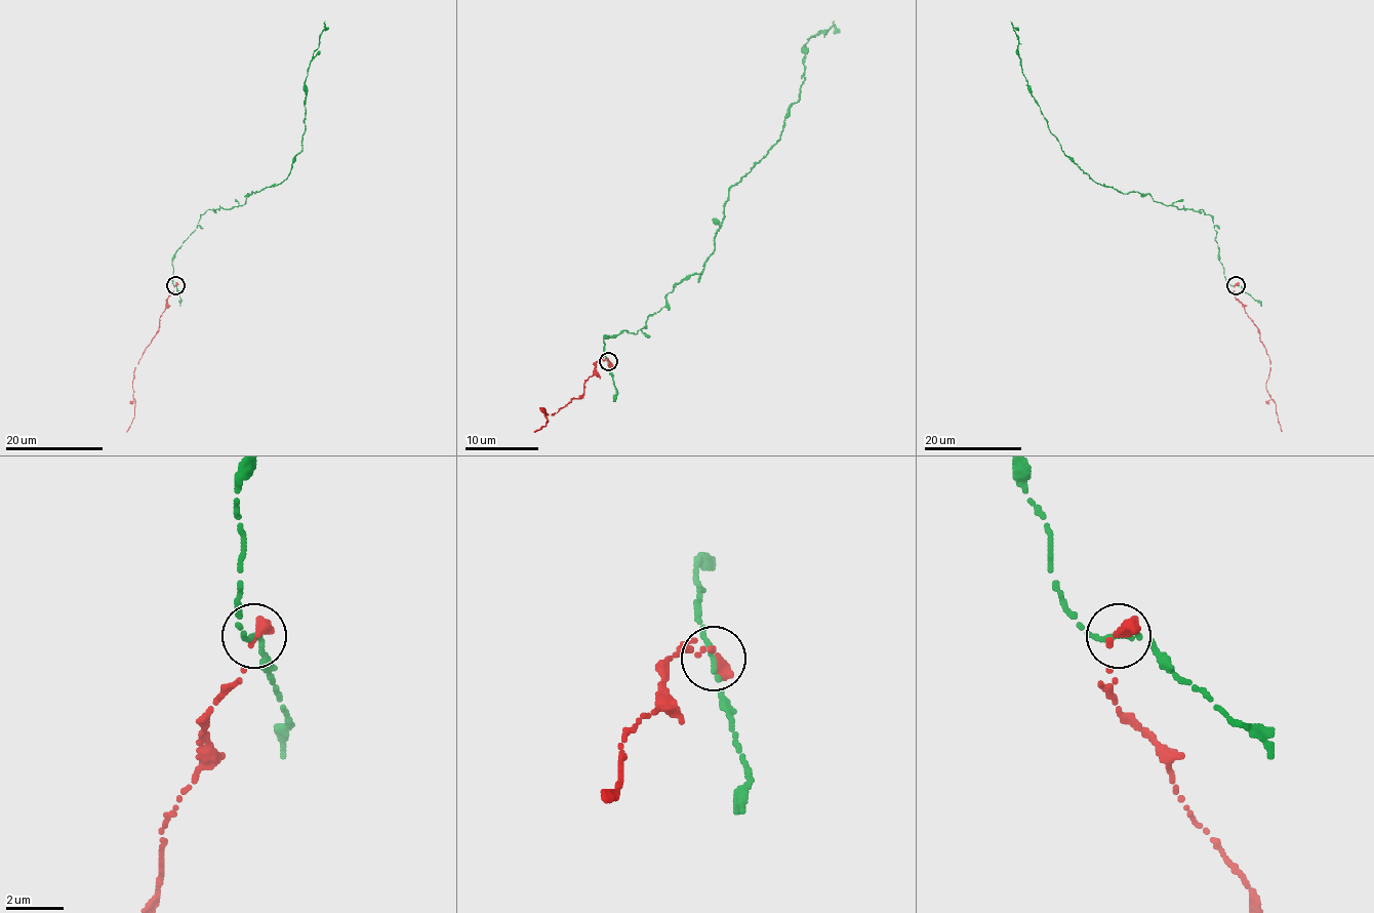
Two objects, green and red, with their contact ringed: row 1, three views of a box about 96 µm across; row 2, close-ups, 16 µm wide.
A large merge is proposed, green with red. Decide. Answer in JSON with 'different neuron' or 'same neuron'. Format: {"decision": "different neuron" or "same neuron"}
{"decision": "same neuron"}

